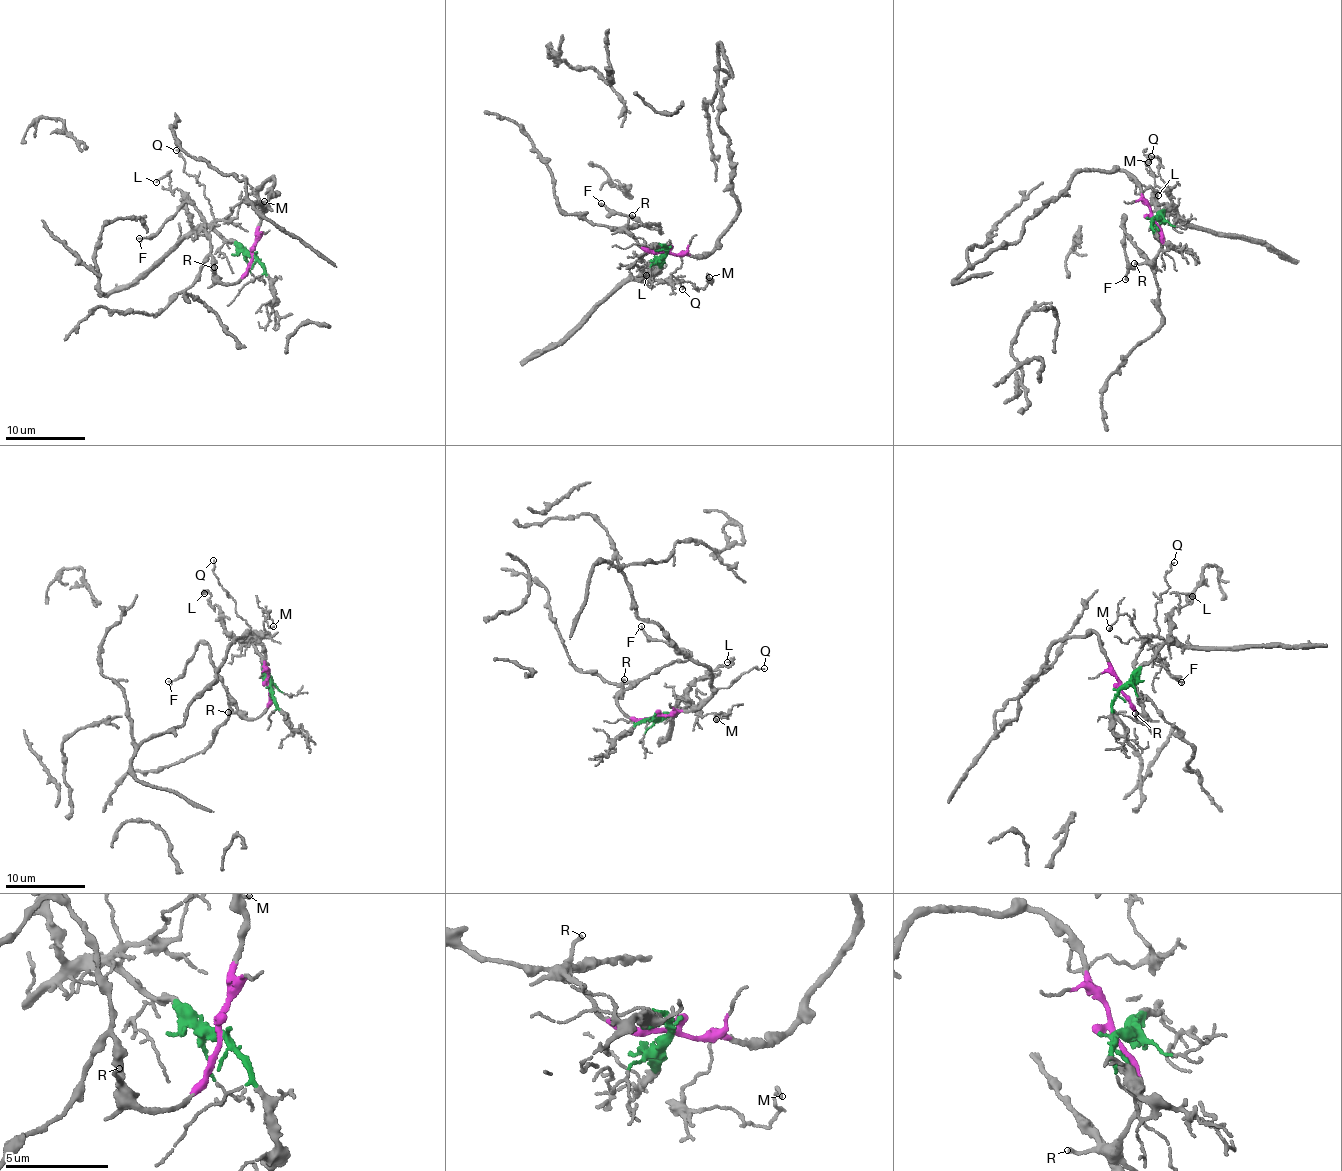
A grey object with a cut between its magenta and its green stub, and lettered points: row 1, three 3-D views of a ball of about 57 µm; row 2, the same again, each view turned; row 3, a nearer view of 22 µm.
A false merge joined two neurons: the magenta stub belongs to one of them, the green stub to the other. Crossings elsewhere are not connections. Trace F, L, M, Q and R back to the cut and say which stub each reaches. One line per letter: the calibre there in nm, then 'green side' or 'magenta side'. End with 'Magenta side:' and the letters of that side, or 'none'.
F: 170 nm thick; magenta side
L: 120 nm thick; green side
M: 130 nm thick; green side
Q: 110 nm thick; green side
R: 180 nm thick; magenta side
Magenta side: F, R

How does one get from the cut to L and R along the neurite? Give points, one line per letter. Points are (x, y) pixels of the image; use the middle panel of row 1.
L: (666, 252), (654, 275), (647, 277), (643, 269), (648, 265), (657, 272), (646, 275)
R: (666, 252), (644, 248), (631, 235), (625, 226), (633, 215)

